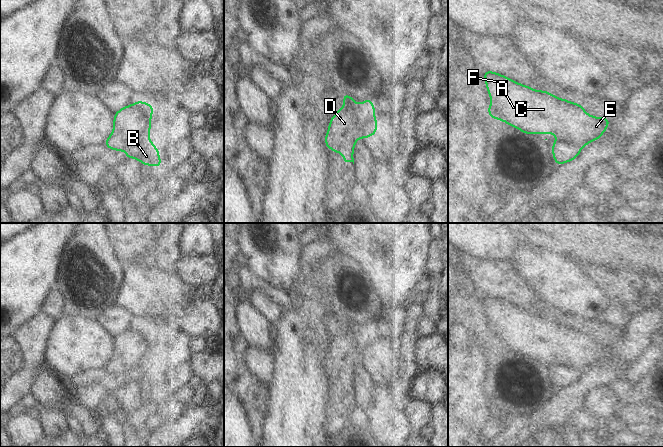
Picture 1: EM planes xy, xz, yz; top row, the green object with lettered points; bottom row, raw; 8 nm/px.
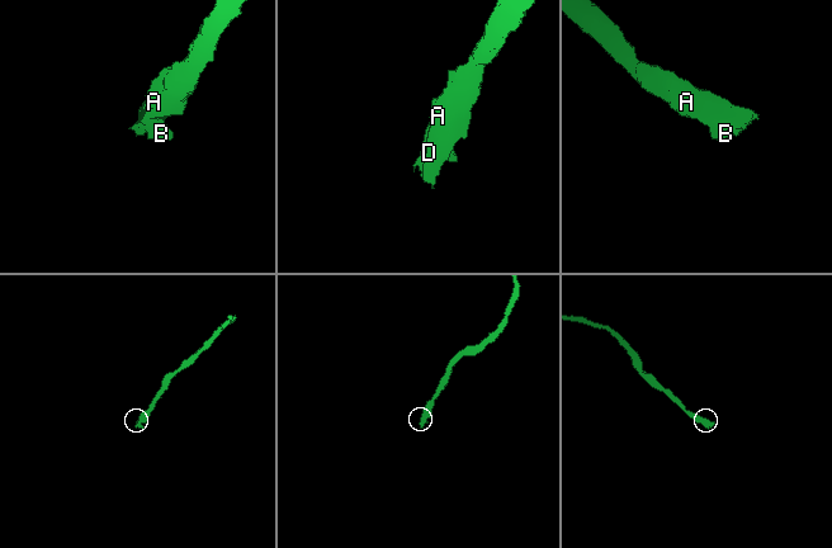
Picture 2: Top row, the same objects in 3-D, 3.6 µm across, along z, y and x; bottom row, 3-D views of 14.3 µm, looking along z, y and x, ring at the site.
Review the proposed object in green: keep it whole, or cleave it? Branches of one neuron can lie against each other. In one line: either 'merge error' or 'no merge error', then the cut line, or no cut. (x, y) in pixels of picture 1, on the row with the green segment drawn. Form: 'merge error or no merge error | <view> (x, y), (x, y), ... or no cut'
merge error | xz (355, 103), (352, 116), (357, 121), (357, 127), (369, 136)

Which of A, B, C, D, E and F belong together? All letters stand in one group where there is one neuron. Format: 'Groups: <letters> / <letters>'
Groups: A C D E F / B

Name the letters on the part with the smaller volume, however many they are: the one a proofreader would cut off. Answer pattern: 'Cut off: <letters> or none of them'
Cut off: B

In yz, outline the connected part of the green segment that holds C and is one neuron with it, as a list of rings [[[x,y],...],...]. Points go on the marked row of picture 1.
[[[486,70],[483,76],[491,99],[487,112],[489,116],[515,127],[524,134],[555,134],[555,142],[577,143],[584,148],[588,143],[602,137],[610,123],[608,118],[594,117],[586,113],[581,104],[558,98],[547,90],[532,89],[493,71]]]

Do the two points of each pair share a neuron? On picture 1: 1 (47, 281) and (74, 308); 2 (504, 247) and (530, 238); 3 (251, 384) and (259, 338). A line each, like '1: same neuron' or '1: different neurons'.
1: different neurons
2: different neurons
3: different neurons

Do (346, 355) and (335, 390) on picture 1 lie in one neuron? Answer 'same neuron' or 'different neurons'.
same neuron

